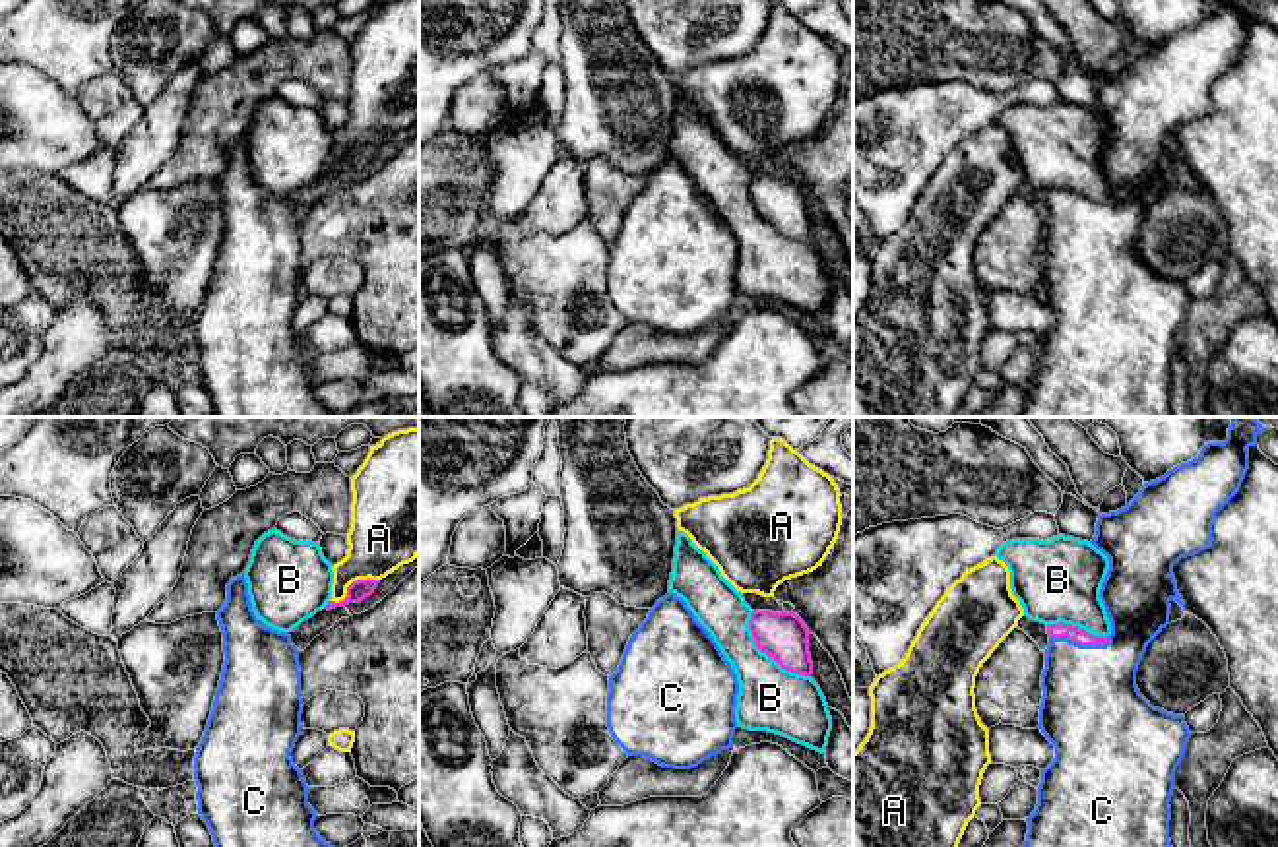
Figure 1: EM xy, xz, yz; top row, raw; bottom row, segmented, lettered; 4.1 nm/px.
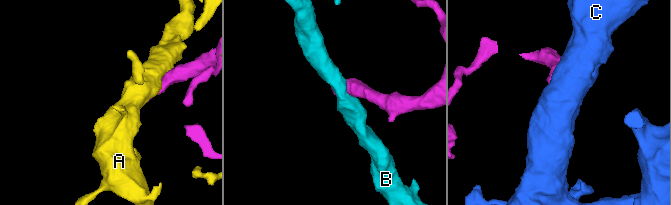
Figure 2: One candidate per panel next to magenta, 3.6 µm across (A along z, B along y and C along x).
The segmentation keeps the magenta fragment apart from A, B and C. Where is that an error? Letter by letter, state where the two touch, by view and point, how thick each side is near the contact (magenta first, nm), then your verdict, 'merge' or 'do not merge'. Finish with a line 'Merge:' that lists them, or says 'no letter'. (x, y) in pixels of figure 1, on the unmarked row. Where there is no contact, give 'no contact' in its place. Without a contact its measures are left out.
A: contact xy (351, 150); calibres 90 and 300 nm; do not merge
B: contact xz (766, 219); calibres 200 and 280 nm; do not merge
C: contact yz (1081, 210); calibres 70 and 400 nm; merge
Merge: C

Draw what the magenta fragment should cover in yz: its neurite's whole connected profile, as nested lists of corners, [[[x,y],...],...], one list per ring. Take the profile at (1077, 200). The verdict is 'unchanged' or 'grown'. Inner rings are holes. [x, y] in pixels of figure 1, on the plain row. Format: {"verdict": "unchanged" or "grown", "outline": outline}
{"verdict": "grown", "outline": [[[1228,0],[1224,8],[1208,8],[1195,25],[1144,48],[1125,74],[1098,81],[1096,101],[1090,109],[1109,124],[1100,165],[1111,188],[1111,200],[1094,202],[1063,188],[1047,192],[1049,211],[1043,217],[1039,295],[1055,312],[1055,324],[1041,335],[1038,370],[1026,384],[1028,399],[1020,417],[1173,417],[1169,368],[1175,355],[1175,335],[1193,298],[1183,281],[1154,273],[1140,260],[1136,236],[1148,209],[1169,190],[1169,167],[1175,165],[1185,176],[1173,132],[1181,124],[1212,112],[1214,83],[1241,54],[1249,35],[1249,12],[1257,12],[1257,0]]]}

